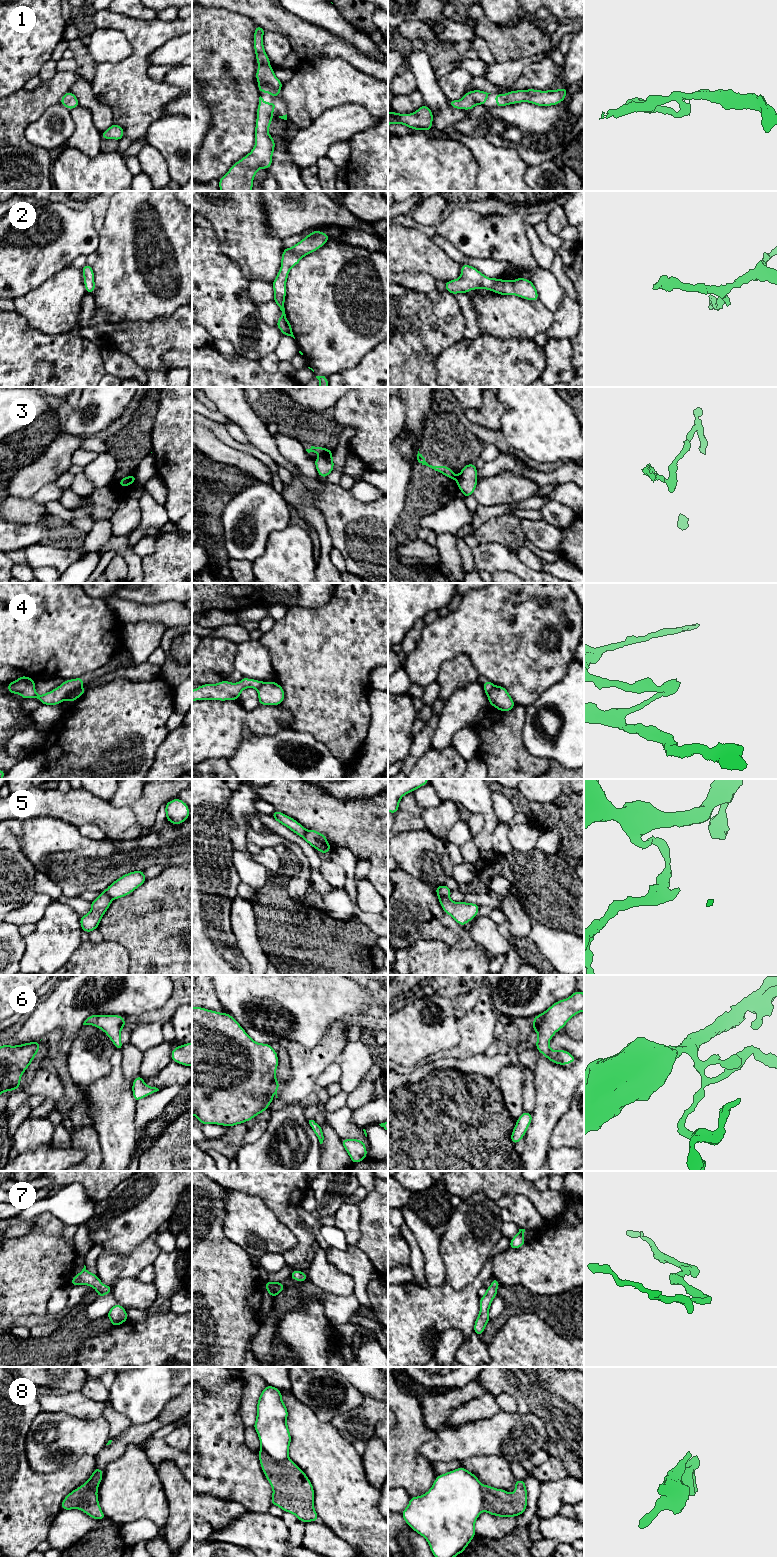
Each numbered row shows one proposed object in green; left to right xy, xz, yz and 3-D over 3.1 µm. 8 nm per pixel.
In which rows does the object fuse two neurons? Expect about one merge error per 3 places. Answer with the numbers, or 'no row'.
3, 4, 5, 8

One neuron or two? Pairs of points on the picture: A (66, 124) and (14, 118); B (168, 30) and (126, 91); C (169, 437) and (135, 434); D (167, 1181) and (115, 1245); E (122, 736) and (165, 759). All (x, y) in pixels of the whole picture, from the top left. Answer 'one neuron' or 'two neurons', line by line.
A: two neurons
B: one neuron
C: two neurons
D: one neuron
E: two neurons

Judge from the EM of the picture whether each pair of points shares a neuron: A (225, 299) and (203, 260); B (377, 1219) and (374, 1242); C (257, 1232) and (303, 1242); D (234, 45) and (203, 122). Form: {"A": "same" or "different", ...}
{"A": "same", "B": "same", "C": "different", "D": "different"}

